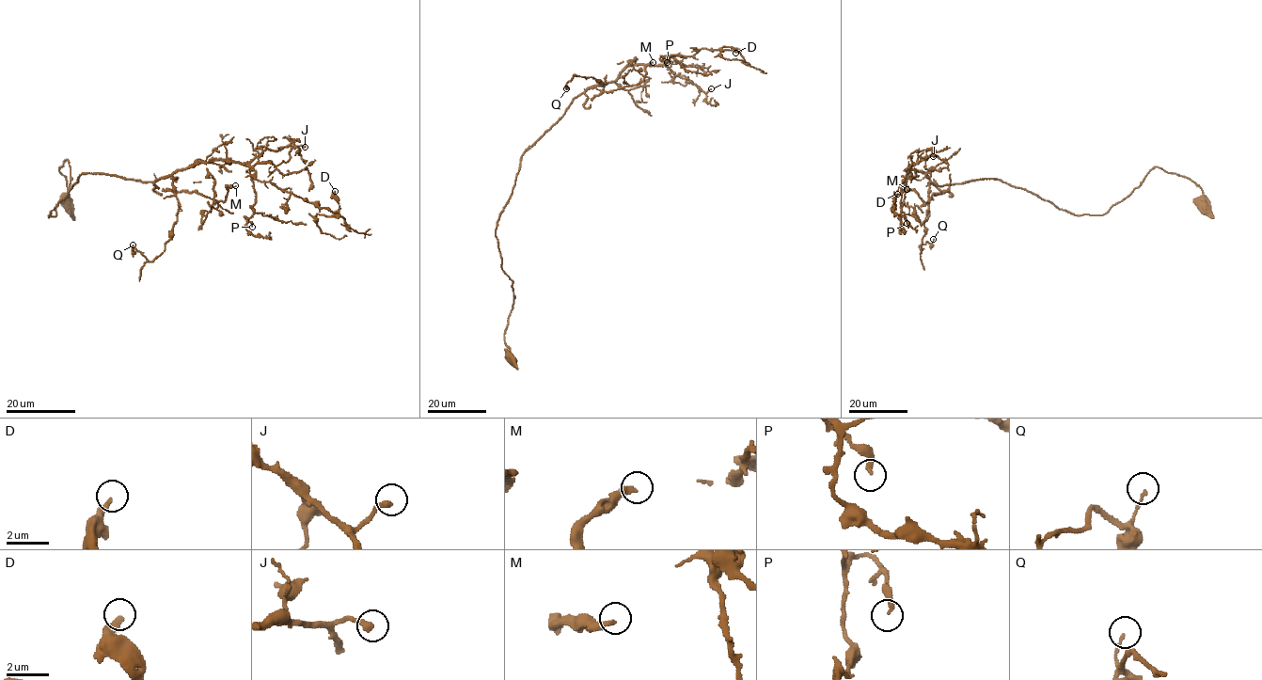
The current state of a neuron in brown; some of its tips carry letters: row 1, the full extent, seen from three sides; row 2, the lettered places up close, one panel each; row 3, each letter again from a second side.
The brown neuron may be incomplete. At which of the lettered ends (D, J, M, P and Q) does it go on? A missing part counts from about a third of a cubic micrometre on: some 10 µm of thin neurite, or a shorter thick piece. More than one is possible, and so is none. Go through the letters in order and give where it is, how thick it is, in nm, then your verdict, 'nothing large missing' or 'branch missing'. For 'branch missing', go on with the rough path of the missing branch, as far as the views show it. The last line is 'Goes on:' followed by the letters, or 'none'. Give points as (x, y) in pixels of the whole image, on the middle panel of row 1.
D: at (735, 53); 300 nm thick; nothing large missing
J: at (711, 88); 280 nm thick; nothing large missing
M: at (653, 62); 280 nm thick; nothing large missing
P: at (667, 62); 220 nm thick; nothing large missing
Q: at (566, 88); 110 nm thick; nothing large missing
Goes on: none

